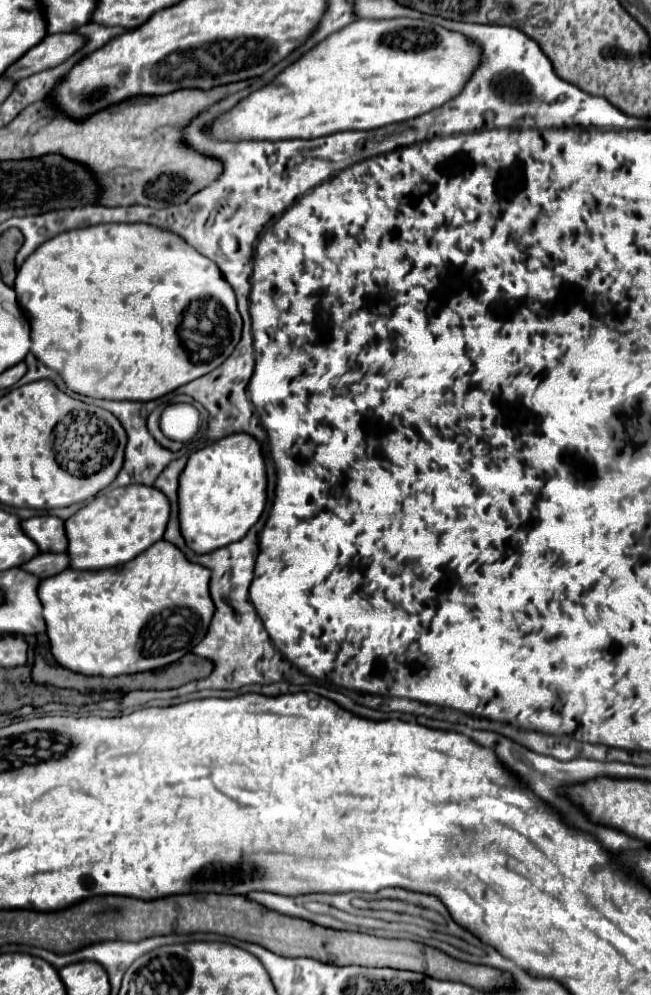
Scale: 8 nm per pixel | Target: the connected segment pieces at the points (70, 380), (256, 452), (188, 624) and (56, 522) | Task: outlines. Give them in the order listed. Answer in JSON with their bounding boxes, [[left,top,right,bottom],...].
[[14,223,242,401],[180,435,266,553],[38,541,214,677],[22,515,68,553]]

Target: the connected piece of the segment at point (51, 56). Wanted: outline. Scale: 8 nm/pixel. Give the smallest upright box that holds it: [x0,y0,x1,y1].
[4,33,88,79]

